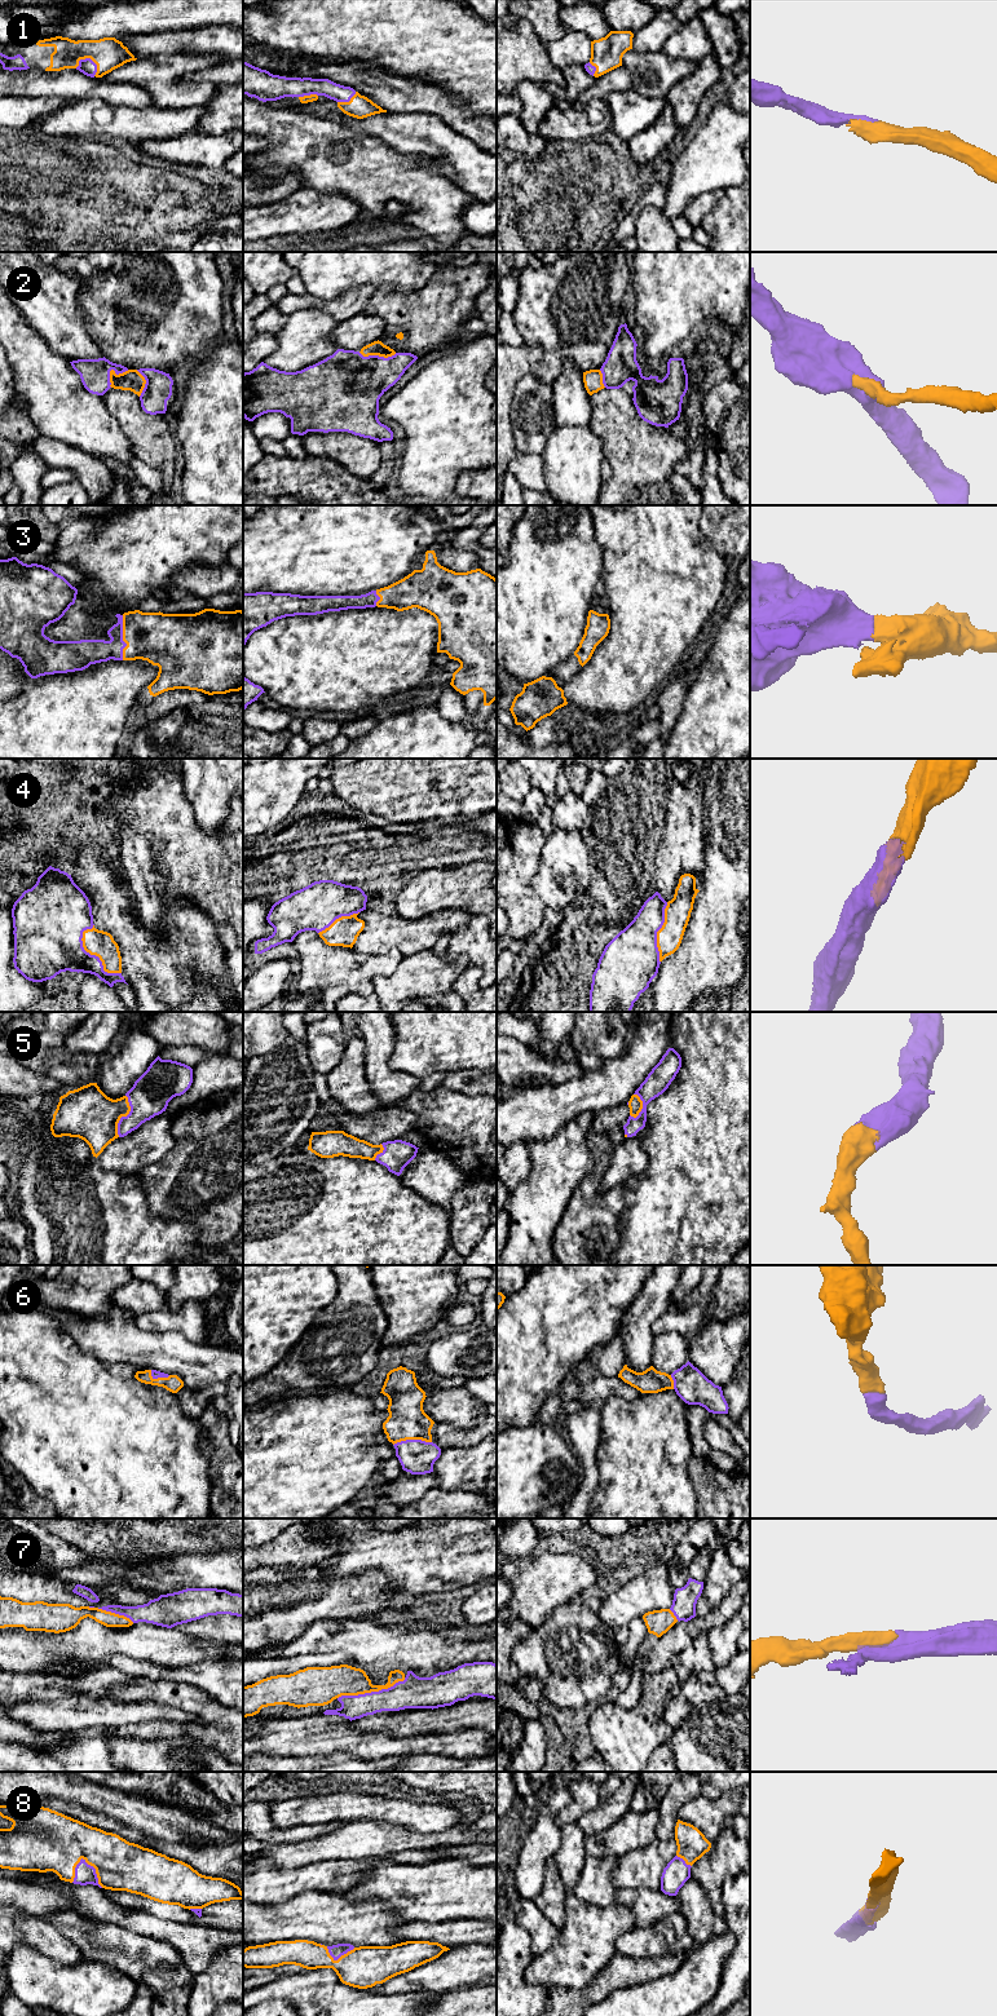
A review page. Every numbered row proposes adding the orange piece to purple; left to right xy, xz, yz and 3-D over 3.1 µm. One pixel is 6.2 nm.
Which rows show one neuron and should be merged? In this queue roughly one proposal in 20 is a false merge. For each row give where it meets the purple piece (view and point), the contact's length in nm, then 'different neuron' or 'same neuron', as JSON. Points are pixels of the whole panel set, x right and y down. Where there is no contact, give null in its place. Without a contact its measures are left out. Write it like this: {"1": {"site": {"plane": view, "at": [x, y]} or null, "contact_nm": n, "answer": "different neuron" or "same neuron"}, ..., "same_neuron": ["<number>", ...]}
{"1": {"site": {"plane": "xy", "at": [88, 58]}, "contact_nm": 150, "answer": "same neuron"}, "2": {"site": {"plane": "xz", "at": [378, 356]}, "contact_nm": 240, "answer": "same neuron"}, "3": {"site": {"plane": "xy", "at": [122, 637]}, "contact_nm": 280, "answer": "same neuron"}, "4": {"site": {"plane": "xy", "at": [95, 955]}, "contact_nm": 360, "answer": "same neuron"}, "5": {"site": {"plane": "xy", "at": [124, 1117]}, "contact_nm": 260, "answer": "same neuron"}, "6": {"site": {"plane": "xz", "at": [411, 1440]}, "contact_nm": 240, "answer": "same neuron"}, "7": {"site": {"plane": "xz", "at": [371, 1692]}, "contact_nm": 440, "answer": "same neuron"}, "8": {"site": {"plane": "xy", "at": [95, 1871]}, "contact_nm": 240, "answer": "same neuron"}, "same_neuron": ["1", "2", "3", "4", "5", "6", "7", "8"]}

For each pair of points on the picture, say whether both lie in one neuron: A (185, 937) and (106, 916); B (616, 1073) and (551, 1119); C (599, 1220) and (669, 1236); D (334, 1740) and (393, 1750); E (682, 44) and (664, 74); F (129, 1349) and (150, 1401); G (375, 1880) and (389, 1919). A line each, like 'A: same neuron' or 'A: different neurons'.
A: same neuron
B: same neuron
C: different neurons
D: same neuron
E: different neurons
F: different neurons
G: different neurons

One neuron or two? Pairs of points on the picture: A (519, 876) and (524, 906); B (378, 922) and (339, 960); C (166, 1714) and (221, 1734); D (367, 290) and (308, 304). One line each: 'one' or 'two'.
A: one
B: two
C: two
D: one

